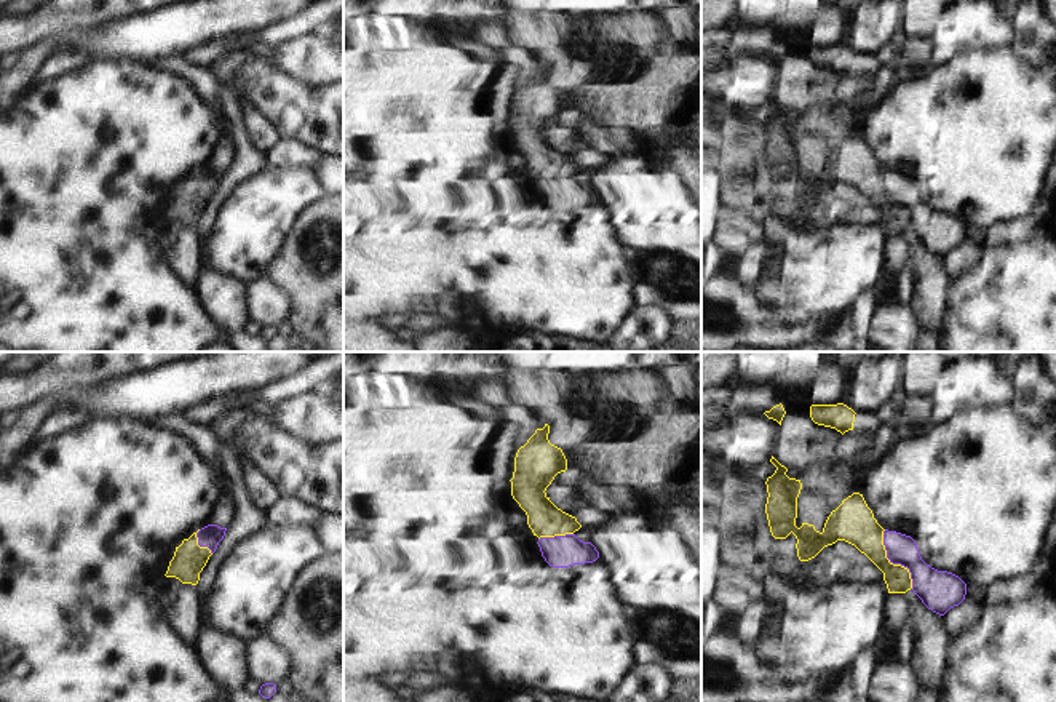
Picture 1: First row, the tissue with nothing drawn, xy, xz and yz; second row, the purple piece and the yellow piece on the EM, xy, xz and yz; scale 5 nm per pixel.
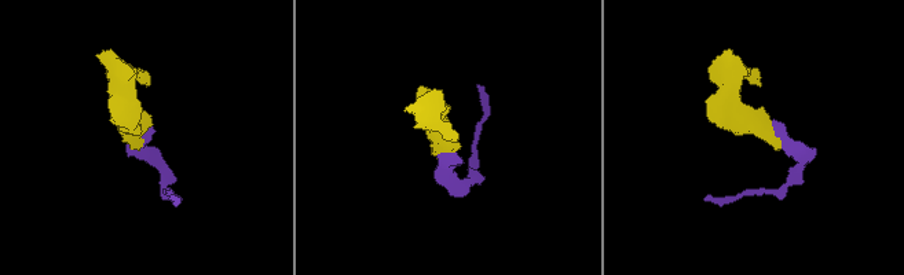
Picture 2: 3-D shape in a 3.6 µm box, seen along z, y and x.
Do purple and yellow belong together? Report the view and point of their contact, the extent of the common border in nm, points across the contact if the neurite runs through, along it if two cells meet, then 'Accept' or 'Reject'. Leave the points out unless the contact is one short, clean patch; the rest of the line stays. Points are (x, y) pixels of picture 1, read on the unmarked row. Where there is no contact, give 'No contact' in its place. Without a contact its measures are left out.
Touches purple at yz (893, 205). Shared border 320 nm. Boundary: yz (884, 171), (885, 197), (908, 211), (913, 229). Reject

